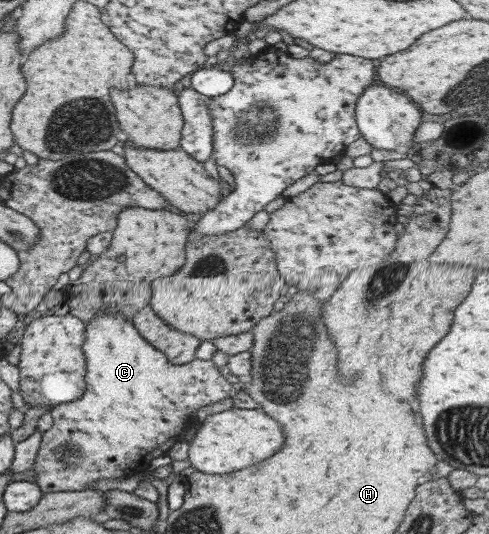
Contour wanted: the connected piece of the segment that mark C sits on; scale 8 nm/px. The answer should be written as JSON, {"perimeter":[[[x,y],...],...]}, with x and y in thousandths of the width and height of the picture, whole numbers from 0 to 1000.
{"perimeter":[[[207,581],[174,605],[174,637],[166,644],[174,667],[174,734],[149,753],[100,768],[104,800],[86,811],[65,880],[72,906],[86,923],[174,918],[178,906],[215,895],[243,895],[297,882],[305,863],[366,835],[374,790],[407,764],[440,757],[464,743],[472,717],[456,706],[431,674],[395,672],[382,682],[350,682],[313,652],[268,603],[239,584]]]}

